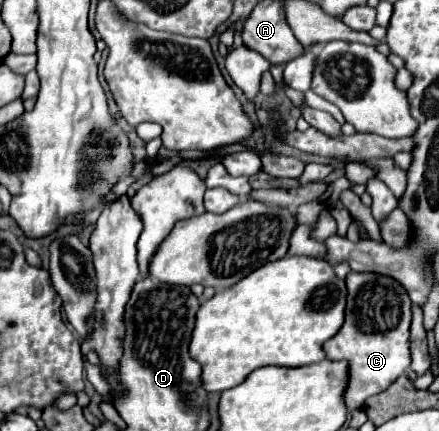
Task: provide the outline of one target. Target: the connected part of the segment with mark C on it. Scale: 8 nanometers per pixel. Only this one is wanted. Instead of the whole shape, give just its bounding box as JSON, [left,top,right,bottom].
[325,272,413,410]

